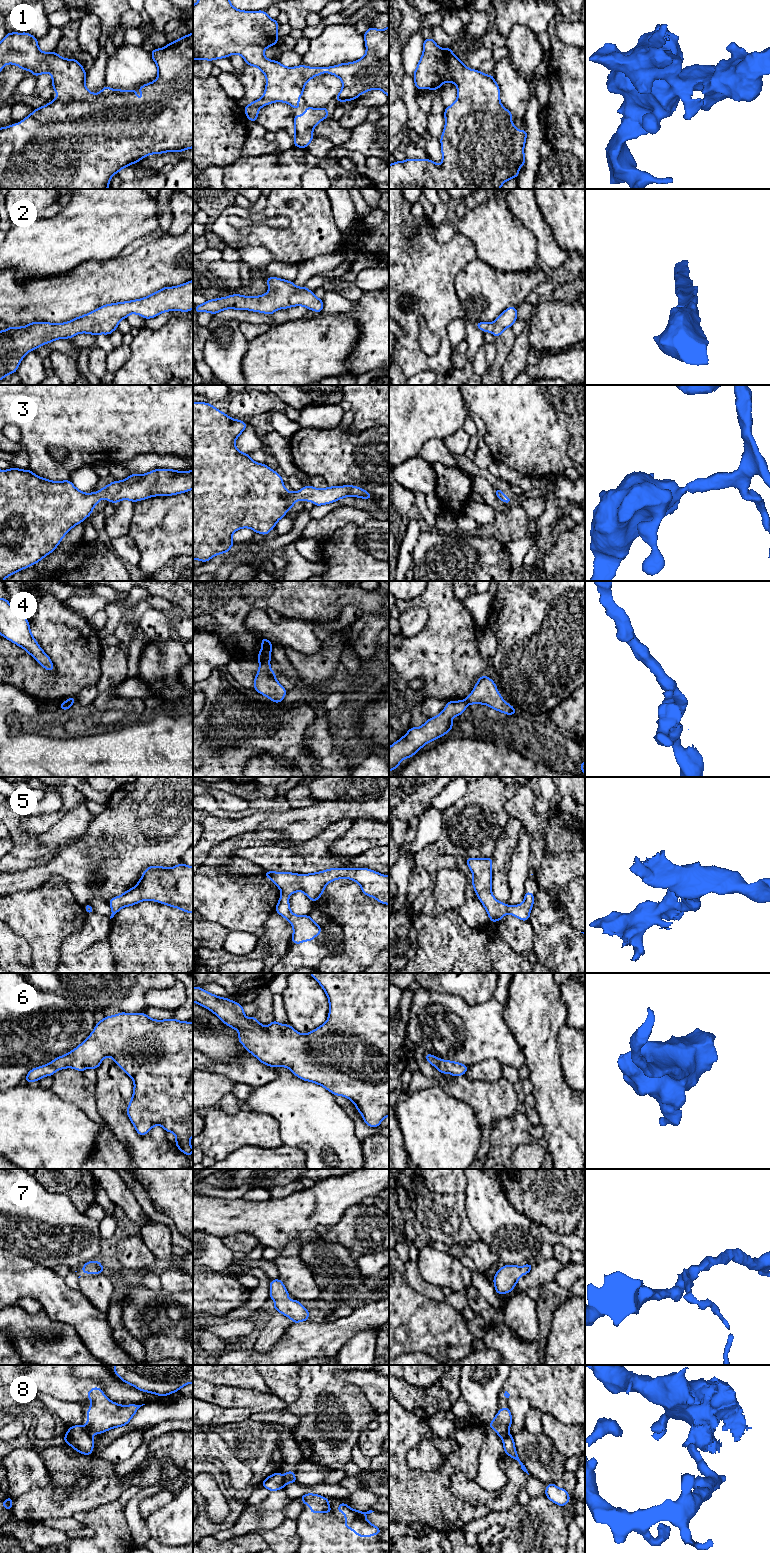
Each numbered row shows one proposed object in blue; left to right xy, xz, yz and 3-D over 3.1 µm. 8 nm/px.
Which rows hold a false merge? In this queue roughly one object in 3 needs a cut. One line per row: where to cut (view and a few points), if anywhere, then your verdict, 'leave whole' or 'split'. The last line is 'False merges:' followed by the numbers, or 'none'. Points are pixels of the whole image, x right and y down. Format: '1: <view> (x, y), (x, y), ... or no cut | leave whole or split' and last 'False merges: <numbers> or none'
1: no cut | leave whole
2: no cut | leave whole
3: no cut | leave whole
4: xz (269, 658), (259, 662) | split
5: yz (506, 906), (508, 912) | split
6: no cut | leave whole
7: no cut | leave whole
8: xy (85, 1428), (92, 1436) | split
False merges: 4, 5, 8

